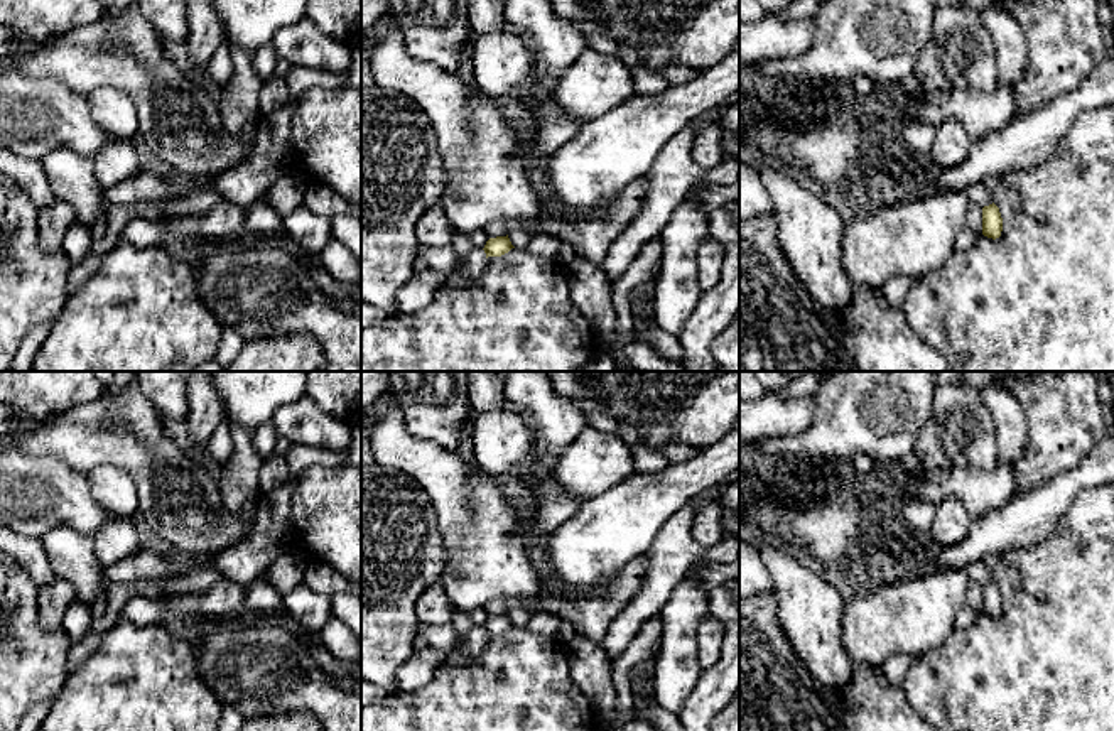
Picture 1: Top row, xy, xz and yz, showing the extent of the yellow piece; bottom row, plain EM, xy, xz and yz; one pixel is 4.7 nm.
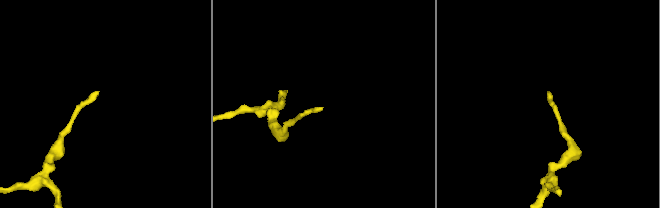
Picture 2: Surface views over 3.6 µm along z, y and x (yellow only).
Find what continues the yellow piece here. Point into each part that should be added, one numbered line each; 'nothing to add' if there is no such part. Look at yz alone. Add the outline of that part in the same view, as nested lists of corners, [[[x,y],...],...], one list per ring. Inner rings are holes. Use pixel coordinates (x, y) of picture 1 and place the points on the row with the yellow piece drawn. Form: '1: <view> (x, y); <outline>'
nothing to add

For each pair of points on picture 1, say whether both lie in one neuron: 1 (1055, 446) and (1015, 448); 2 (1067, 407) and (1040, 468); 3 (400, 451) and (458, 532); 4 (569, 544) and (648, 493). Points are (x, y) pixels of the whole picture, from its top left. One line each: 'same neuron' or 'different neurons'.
1: different neurons
2: same neuron
3: same neuron
4: same neuron

